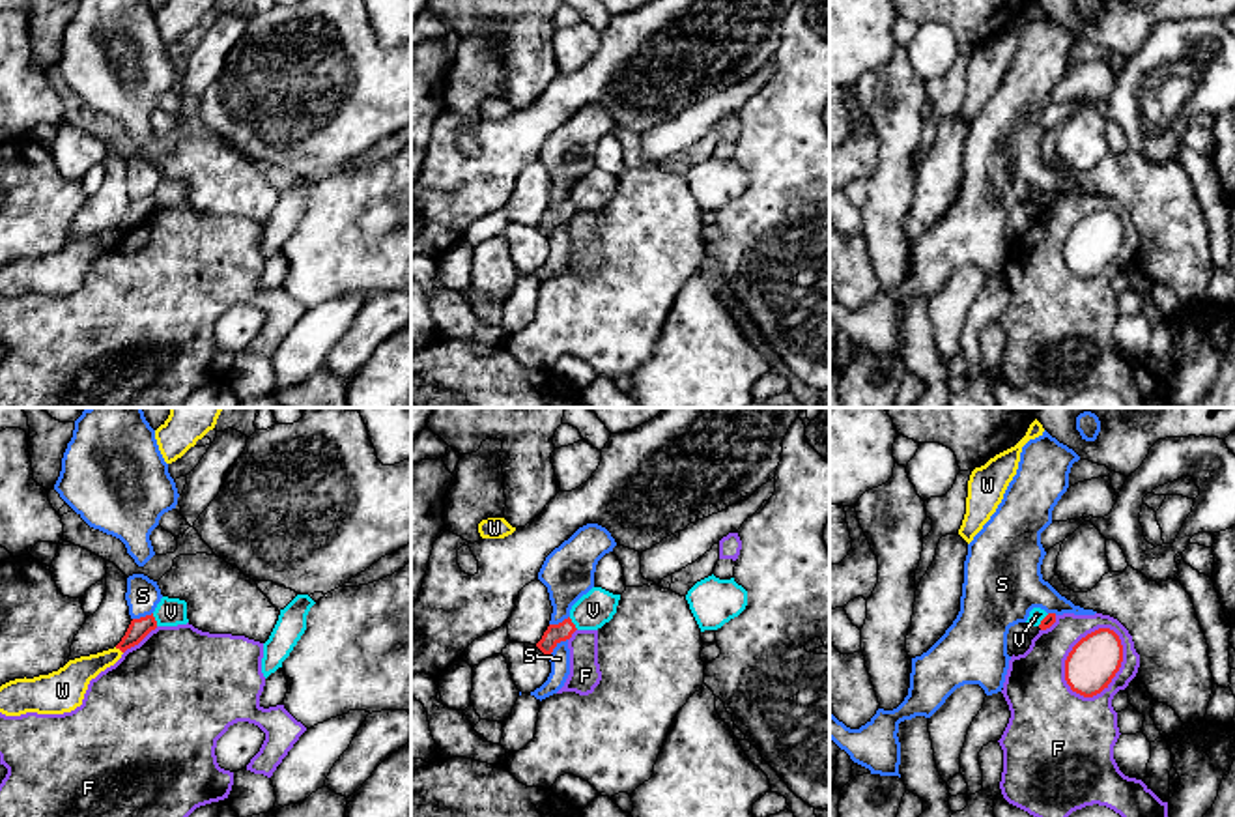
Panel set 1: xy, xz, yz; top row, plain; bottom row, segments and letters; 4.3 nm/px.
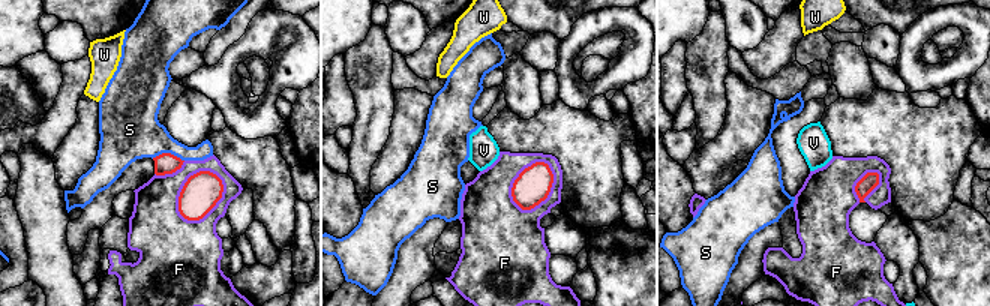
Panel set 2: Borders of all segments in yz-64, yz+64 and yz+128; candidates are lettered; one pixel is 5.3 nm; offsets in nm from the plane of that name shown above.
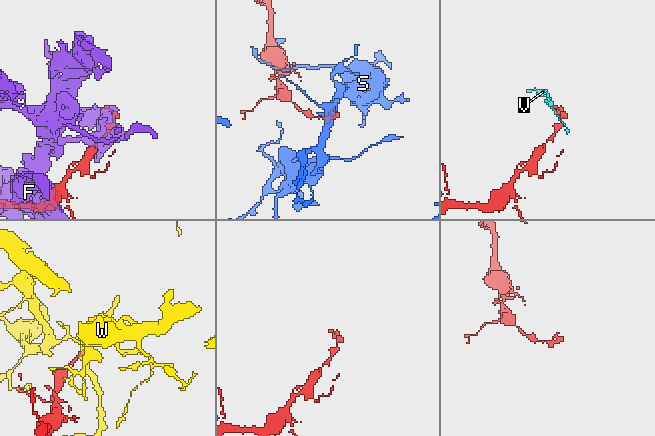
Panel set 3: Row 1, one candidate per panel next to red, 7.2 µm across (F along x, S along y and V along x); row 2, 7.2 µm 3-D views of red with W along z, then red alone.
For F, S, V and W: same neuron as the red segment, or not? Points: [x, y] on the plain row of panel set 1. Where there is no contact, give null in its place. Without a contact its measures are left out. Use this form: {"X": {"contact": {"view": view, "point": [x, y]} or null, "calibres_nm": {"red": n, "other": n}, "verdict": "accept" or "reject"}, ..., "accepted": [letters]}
{"F": {"contact": {"view": "yz", "point": [1120, 247]}, "calibres_nm": {"red": 220, "other": 180}, "verdict": "reject"}, "S": {"contact": {"view": "xz", "point": [555, 227]}, "calibres_nm": {"red": 80, "other": 90}, "verdict": "reject"}, "V": {"contact": {"view": "xy", "point": [154, 200]}, "calibres_nm": {"red": 90, "other": 130}, "verdict": "reject"}, "W": {"contact": {"view": "xy", "point": [118, 229]}, "calibres_nm": {"red": 90, "other": 150}, "verdict": "reject"}, "accepted": []}

